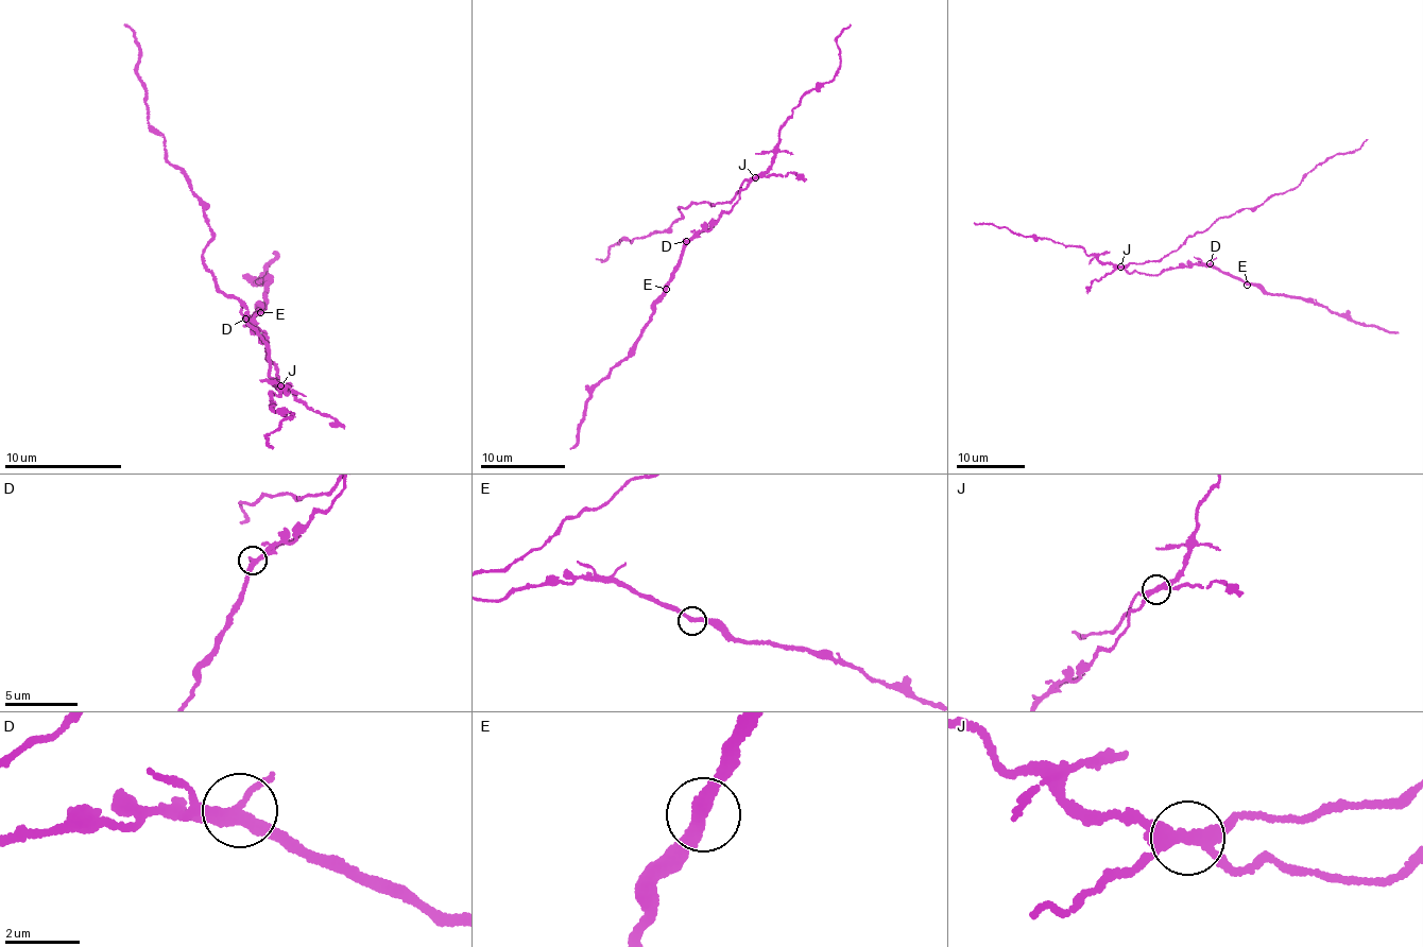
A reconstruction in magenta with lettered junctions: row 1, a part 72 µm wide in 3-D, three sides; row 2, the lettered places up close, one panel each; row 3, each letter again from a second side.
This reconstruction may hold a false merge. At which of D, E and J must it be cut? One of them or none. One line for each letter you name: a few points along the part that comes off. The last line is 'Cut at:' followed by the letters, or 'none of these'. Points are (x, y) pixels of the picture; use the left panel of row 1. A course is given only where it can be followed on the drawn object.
J: course (279, 386), (238, 298), (213, 283), (203, 256), (211, 230), (151, 132), (124, 22)
Cut at: J

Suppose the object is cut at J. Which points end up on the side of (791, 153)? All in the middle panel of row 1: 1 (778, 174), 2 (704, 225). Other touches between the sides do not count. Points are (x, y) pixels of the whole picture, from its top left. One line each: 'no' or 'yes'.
1: no
2: no

